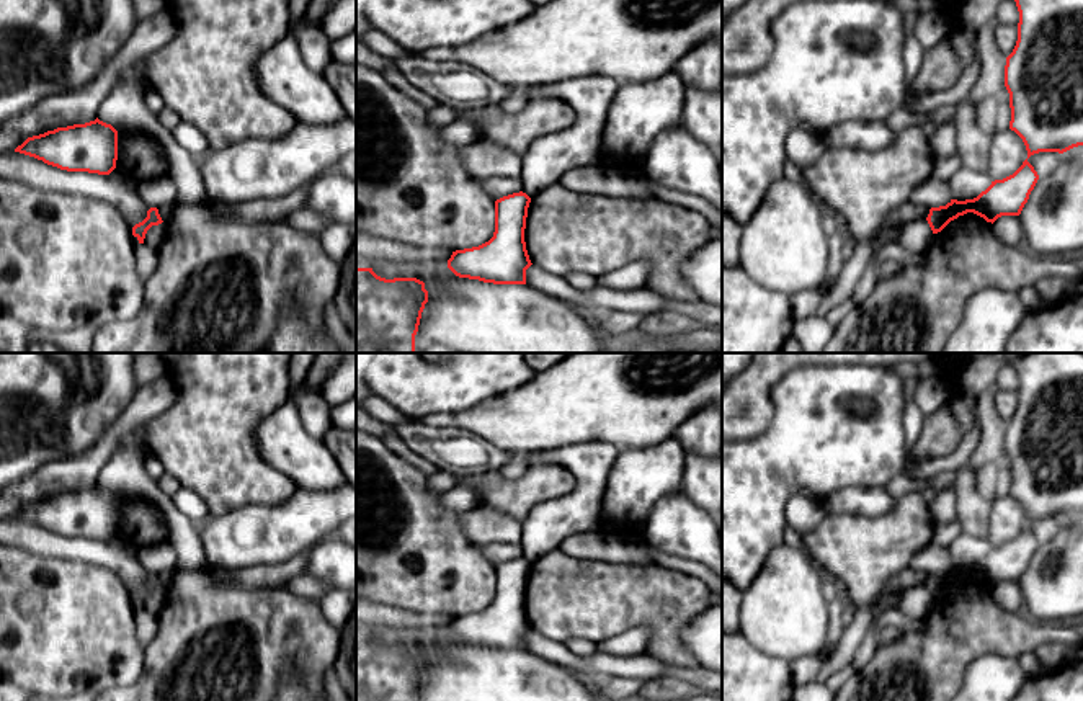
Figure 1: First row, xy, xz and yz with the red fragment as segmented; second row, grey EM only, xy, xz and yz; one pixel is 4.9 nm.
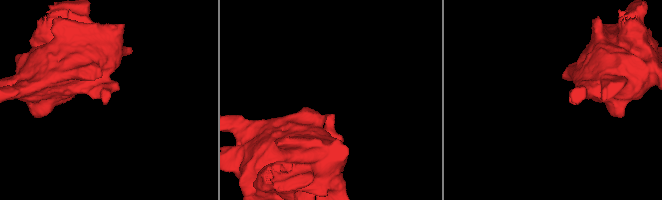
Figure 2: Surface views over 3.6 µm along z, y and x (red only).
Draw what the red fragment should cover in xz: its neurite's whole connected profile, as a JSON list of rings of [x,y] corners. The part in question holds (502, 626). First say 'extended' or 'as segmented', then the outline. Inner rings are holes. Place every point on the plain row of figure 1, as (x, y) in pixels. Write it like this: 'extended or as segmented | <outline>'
as segmented | [[[523,557],[497,565],[493,603],[479,613],[452,618],[448,634],[459,644],[526,650],[526,636],[533,631],[524,608],[529,569]]]

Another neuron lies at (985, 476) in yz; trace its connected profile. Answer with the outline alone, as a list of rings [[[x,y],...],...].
[[[993,464],[975,467],[975,489],[987,500],[995,500],[998,469]]]

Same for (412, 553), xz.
[[[356,428],[356,596],[408,611],[449,614],[479,613],[495,598],[495,565],[462,531],[461,513],[441,505],[428,490],[428,476],[394,454],[386,443]]]

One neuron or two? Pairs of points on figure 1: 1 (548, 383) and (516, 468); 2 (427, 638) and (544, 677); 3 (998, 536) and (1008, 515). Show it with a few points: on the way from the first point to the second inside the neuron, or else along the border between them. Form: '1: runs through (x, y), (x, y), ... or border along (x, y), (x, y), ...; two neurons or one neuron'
1: border along (512, 451), (525, 455); two neurons
2: runs through (456, 665), (467, 677), (515, 677); one neuron
3: runs through (1002, 531), (1007, 520); one neuron

